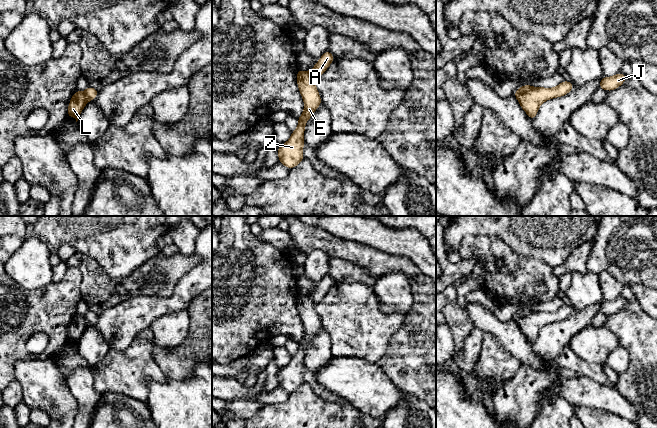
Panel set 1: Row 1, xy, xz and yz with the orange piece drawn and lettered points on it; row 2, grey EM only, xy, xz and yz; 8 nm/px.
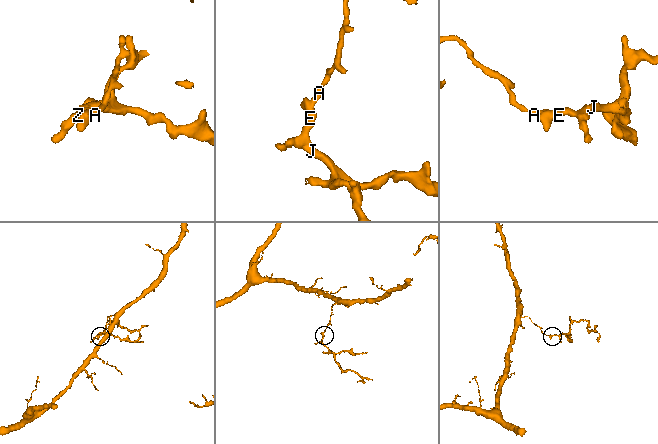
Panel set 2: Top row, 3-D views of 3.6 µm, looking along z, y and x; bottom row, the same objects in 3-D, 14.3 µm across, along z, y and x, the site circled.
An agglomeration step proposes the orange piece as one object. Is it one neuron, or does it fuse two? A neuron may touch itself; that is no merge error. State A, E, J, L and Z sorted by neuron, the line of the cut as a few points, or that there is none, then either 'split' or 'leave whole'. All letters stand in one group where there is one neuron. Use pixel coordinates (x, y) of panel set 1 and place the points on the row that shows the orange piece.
groups A / E J L Z; cut yz (531, 86), (516, 97); split

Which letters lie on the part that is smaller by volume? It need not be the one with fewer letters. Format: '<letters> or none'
E, J, L, Z

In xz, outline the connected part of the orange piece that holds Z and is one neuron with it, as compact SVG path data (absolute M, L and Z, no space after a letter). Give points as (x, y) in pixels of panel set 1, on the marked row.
M297 70L297 86L304 101L304 111L298 117L298 127L291 133L290 139L279 145L277 150L279 162L288 169L296 167L305 159L303 156L305 125L315 110L322 104L310 72Z

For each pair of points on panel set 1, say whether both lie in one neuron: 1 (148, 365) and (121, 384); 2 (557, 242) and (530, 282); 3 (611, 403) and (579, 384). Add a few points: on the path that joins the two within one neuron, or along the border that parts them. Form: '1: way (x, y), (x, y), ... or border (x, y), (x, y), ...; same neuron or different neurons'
1: way (141, 366), (128, 377); same neuron
2: border (522, 255), (543, 261), (552, 268); different neurons
3: way (603, 398), (587, 392); same neuron

